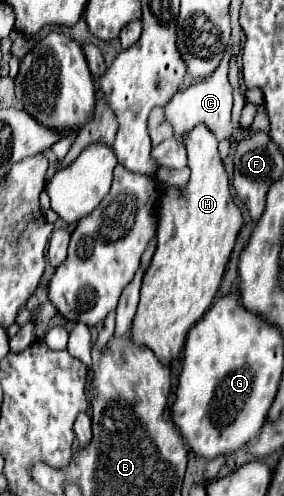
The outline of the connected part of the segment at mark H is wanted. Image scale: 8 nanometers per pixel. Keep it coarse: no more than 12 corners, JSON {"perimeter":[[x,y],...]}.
{"perimeter":[[215,136],[161,194],[133,344],[165,366],[209,310],[243,224]]}

